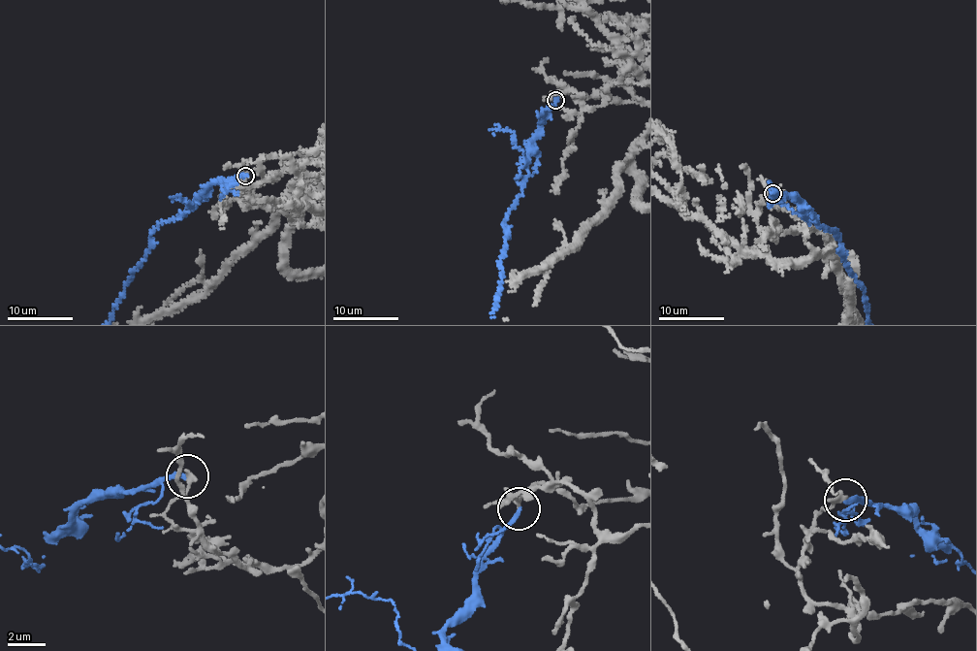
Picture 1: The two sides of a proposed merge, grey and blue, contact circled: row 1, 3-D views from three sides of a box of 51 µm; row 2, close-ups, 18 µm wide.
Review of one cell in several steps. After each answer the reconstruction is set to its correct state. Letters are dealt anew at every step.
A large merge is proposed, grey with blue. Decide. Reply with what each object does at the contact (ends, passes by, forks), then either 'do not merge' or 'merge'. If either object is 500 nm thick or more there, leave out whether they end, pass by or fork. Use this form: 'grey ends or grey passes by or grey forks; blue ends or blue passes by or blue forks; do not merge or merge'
grey ends; blue ends; do not merge

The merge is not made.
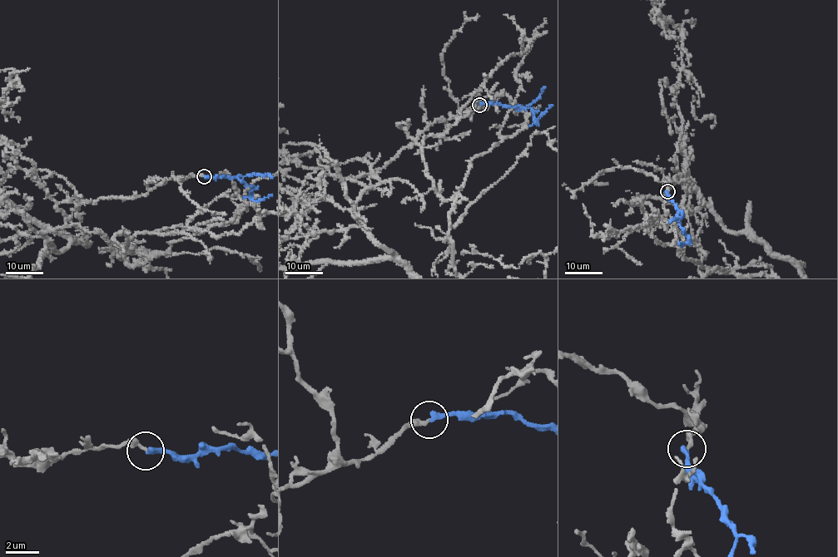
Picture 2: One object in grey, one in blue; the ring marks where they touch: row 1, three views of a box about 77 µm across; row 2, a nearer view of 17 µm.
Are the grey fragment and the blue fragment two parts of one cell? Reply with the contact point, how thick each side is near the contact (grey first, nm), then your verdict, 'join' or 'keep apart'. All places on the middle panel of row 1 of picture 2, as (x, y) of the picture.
(479, 105) | 240/300 nm | join

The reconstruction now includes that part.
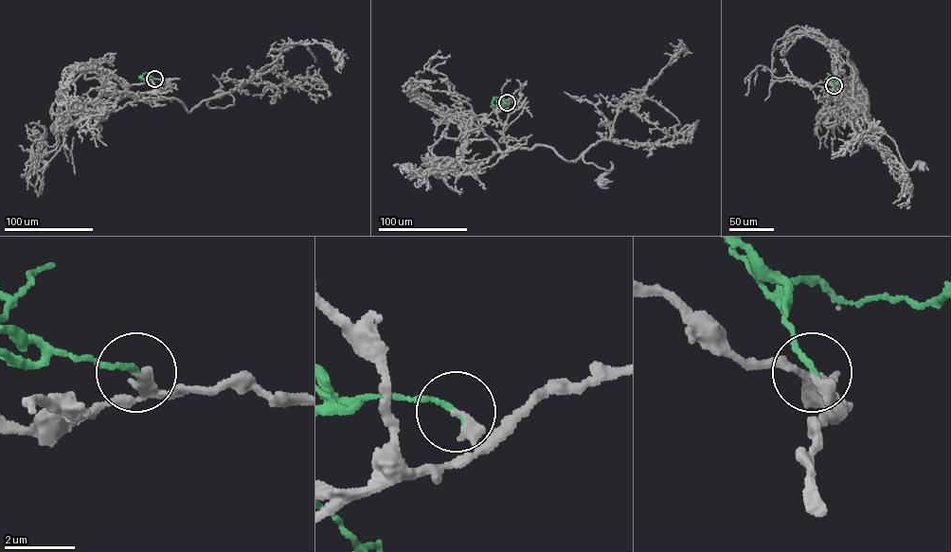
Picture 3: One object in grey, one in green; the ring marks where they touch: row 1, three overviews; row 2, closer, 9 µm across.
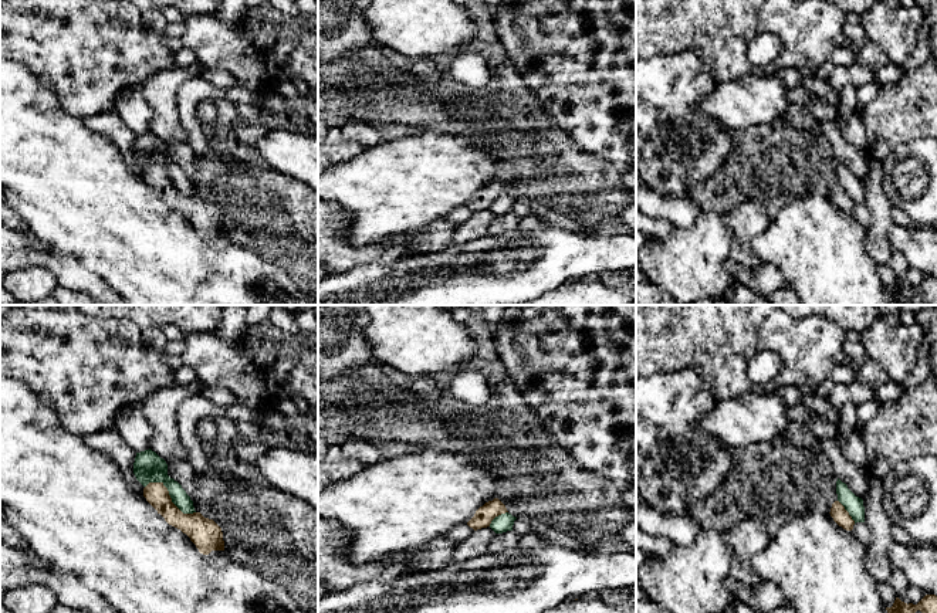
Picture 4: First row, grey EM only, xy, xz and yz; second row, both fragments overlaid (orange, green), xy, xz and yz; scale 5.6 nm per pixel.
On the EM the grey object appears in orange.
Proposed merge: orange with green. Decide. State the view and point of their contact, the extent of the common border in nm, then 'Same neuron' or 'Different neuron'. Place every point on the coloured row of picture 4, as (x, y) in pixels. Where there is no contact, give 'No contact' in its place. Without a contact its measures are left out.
Touches orange at xy (169, 495). Shared border 320 nm. Different neuron

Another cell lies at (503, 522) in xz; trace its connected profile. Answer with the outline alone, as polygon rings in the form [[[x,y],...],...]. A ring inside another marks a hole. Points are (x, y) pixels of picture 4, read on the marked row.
[[[505,512],[505,514],[501,514],[501,515],[495,517],[491,521],[490,528],[495,534],[503,534],[503,532],[507,532],[507,531],[513,531],[513,525],[514,525],[515,519],[517,519],[515,517],[513,517],[511,514]]]

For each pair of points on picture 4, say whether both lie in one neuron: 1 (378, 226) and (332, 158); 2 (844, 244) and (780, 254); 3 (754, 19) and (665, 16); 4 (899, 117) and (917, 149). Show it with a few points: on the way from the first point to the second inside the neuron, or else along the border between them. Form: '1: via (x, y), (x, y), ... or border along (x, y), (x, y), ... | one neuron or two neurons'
1: border along (366, 148), (332, 166) | two neurons
2: via (828, 244), (795, 244) | one neuron
3: via (731, 16), (687, 16) | one neuron
4: border along (922, 136), (899, 142), (883, 158) | two neurons

